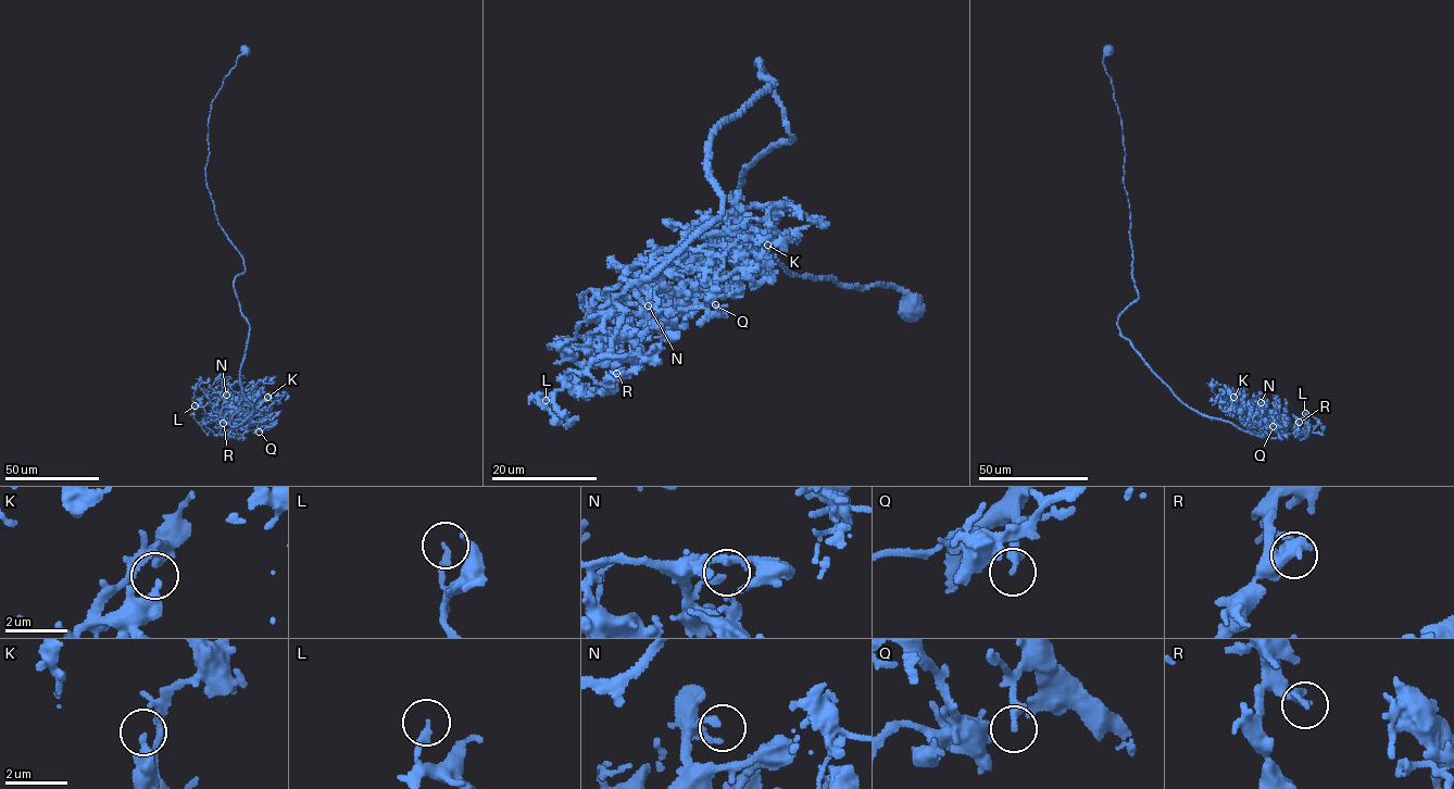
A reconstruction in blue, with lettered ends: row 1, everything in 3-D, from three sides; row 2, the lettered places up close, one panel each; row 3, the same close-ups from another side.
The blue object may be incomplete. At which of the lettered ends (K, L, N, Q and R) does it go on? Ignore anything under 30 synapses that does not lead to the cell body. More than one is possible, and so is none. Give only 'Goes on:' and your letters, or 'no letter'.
Goes on: no letter

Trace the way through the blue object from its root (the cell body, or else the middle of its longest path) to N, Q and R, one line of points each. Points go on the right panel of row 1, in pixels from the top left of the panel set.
N: (1107, 52), (1139, 296), (1118, 318), (1119, 334), (1203, 414), (1263, 437), (1261, 402)
Q: (1107, 52), (1139, 296), (1118, 318), (1119, 334), (1189, 406), (1262, 437), (1266, 428), (1278, 437), (1273, 426)
R: (1107, 52), (1139, 296), (1118, 318), (1119, 334), (1203, 414), (1263, 437), (1292, 433), (1299, 422)

